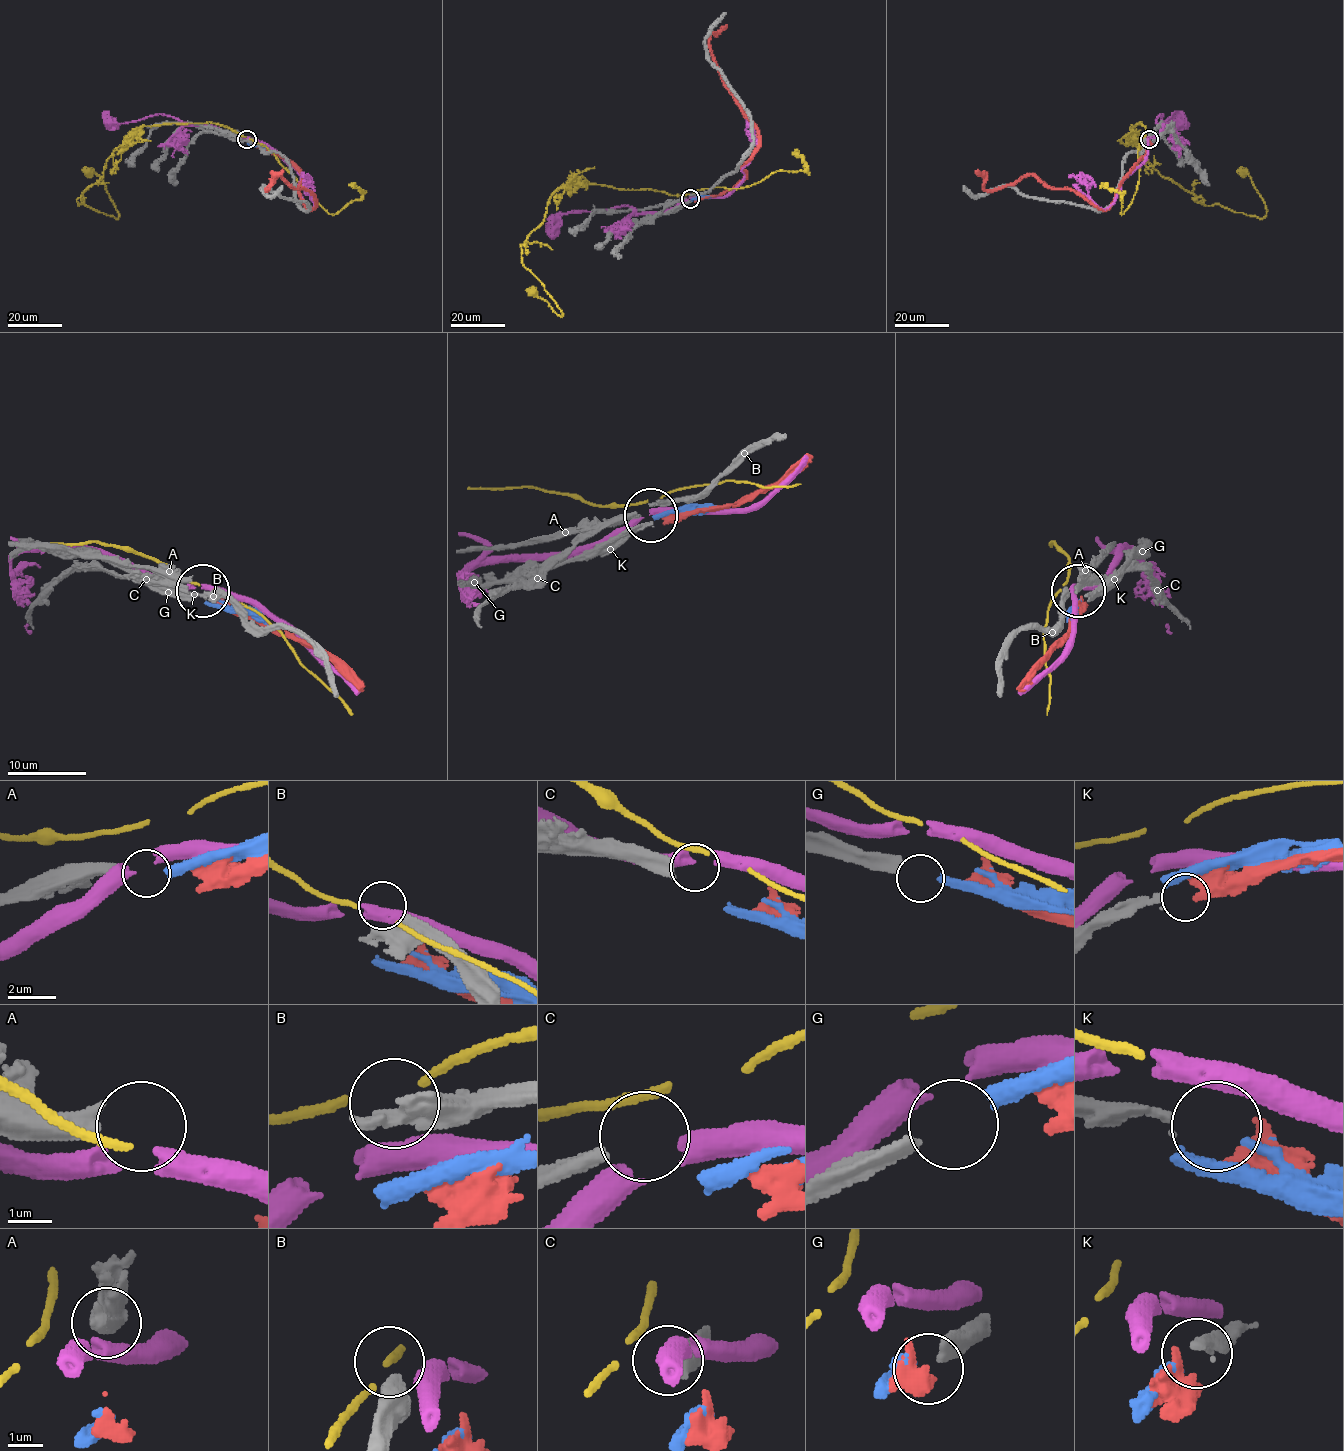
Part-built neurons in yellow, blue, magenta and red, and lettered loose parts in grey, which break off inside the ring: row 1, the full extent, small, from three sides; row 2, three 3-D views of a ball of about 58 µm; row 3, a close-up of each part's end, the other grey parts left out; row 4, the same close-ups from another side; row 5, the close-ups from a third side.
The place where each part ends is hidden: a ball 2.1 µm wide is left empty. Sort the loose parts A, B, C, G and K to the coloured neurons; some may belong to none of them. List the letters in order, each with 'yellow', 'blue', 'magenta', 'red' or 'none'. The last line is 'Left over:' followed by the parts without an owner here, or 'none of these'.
A: none
B: none
C: none
G: blue
K: red
Left over: A, B, C

